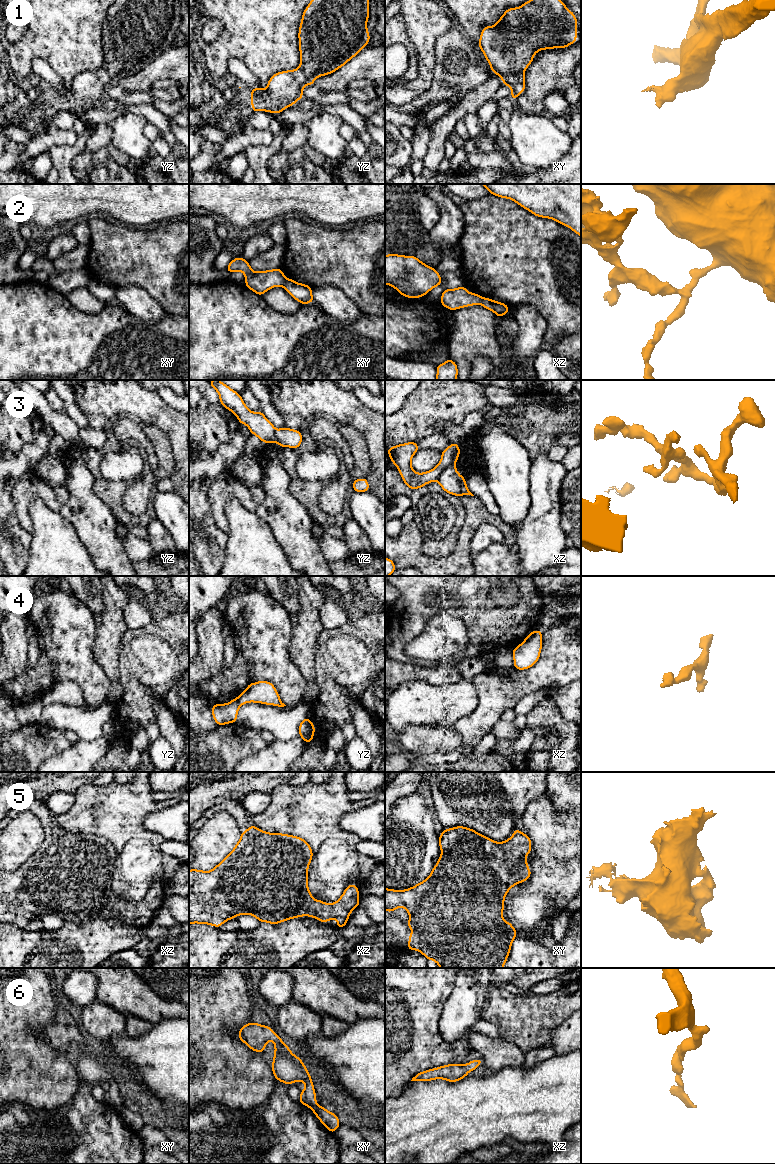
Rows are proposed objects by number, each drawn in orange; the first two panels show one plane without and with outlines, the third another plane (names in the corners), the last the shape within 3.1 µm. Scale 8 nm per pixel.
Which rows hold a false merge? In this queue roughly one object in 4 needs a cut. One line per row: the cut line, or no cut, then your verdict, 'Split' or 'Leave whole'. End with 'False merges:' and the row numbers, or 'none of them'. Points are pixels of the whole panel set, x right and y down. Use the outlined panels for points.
1: No split. Leave whole
2: Split along xy (288, 279), (283, 286). Split
3: Split along xz (454, 464), (448, 465), (441, 472), (437, 480). Split
4: No split. Leave whole
5: No split. Leave whole
6: No split. Leave whole
False merges: 2, 3

